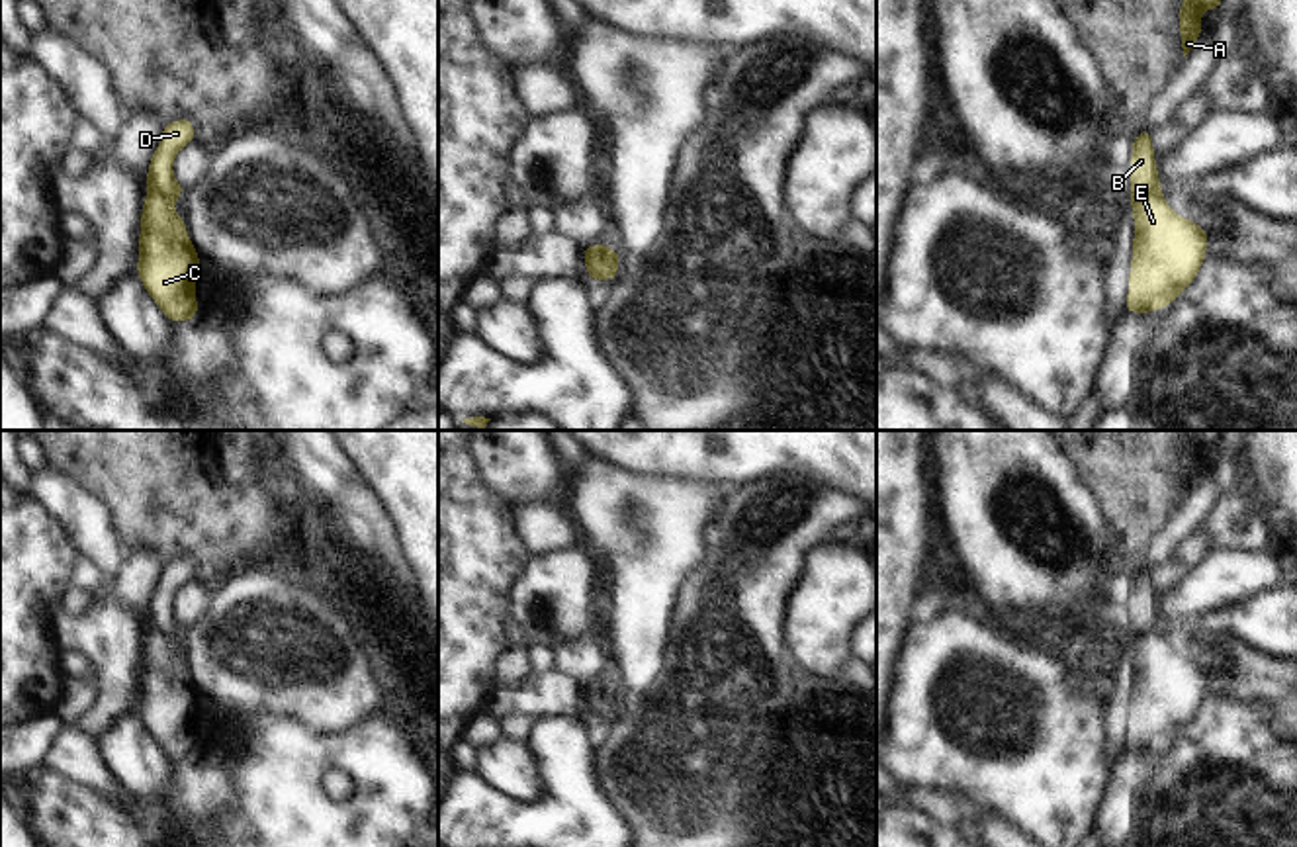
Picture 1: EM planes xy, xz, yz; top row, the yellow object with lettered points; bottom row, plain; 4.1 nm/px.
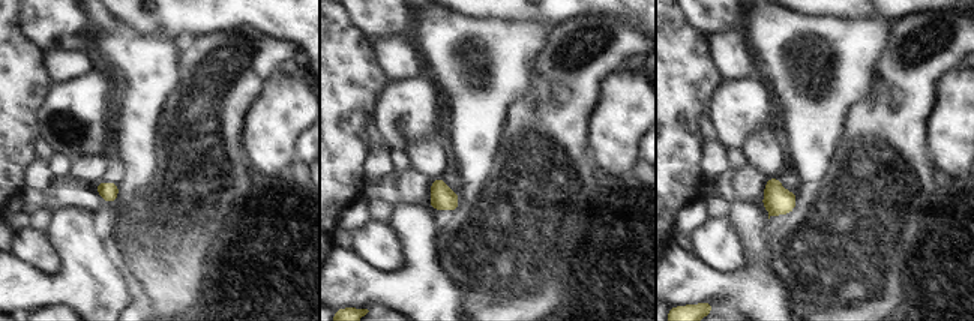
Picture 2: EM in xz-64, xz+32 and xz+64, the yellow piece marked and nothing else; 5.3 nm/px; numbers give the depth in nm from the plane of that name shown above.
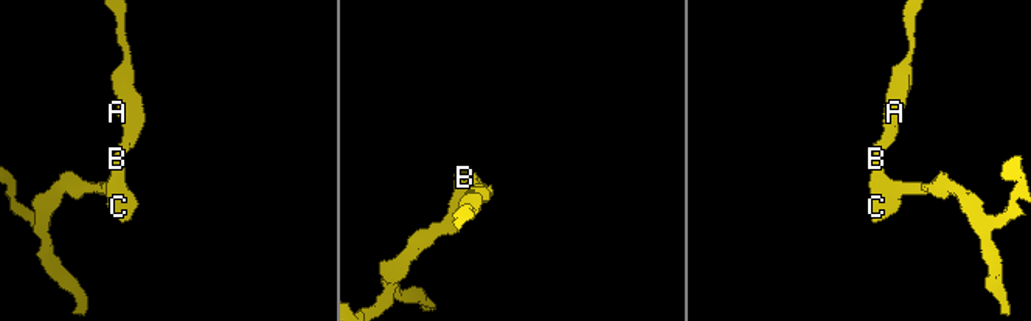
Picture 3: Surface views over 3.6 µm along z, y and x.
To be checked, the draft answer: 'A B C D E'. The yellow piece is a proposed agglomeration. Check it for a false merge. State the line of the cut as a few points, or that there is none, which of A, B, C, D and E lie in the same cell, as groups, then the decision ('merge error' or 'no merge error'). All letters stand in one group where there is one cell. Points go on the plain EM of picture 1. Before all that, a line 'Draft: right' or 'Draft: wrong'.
Draft: wrong
cut yz (1159, 628), (1129, 636); groups A B D / C E; merge error

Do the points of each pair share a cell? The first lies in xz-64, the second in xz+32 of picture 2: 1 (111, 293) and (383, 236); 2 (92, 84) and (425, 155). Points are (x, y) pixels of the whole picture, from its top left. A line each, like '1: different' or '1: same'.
1: different
2: different

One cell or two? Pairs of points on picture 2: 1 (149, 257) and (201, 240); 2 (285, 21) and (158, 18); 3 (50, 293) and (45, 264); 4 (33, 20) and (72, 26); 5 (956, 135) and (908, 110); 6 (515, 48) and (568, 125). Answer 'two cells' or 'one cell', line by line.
1: one cell
2: one cell
3: two cells
4: one cell
5: two cells
6: two cells

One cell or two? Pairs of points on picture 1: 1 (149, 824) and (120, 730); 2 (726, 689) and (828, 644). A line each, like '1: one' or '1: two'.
1: two
2: two

